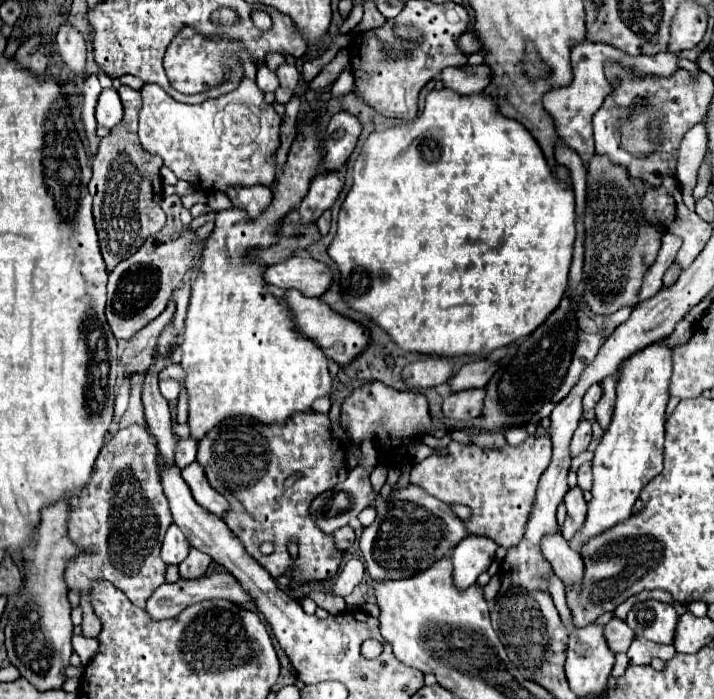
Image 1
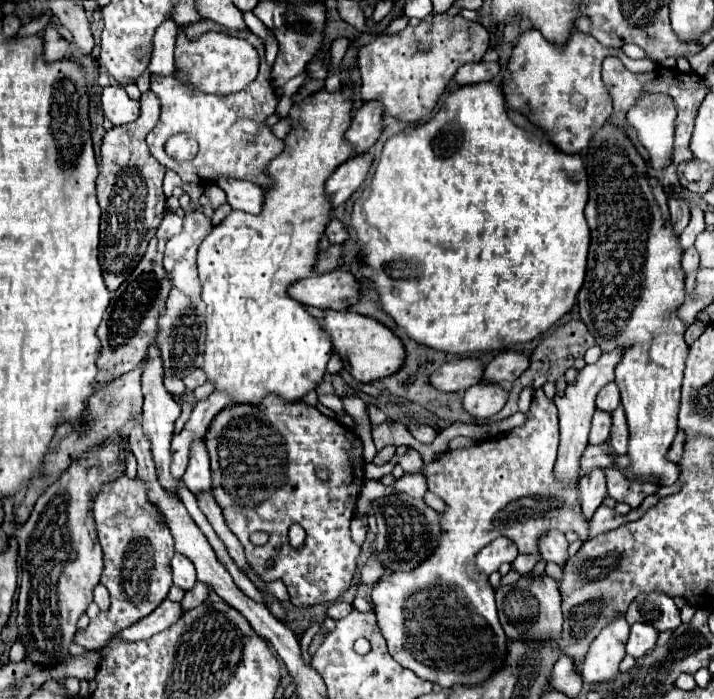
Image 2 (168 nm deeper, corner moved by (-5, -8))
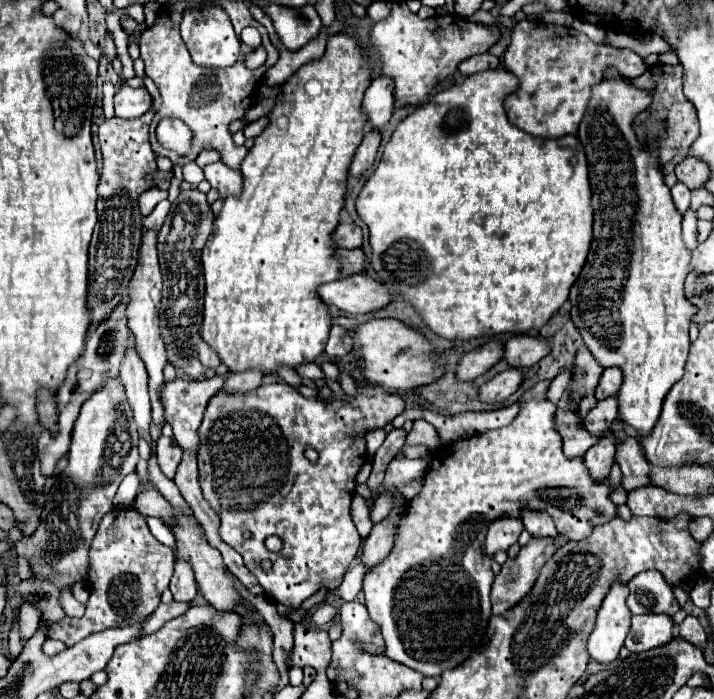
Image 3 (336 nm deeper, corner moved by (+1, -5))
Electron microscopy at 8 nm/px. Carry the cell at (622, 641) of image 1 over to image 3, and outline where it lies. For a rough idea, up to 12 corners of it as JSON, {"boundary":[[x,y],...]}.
{"boundary":[[634,615],[626,647],[648,651],[672,639],[672,617]]}

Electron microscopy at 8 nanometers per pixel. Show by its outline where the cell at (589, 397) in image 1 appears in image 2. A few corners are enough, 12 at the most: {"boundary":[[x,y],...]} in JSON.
{"boundary":[[614,382],[598,392],[596,406],[614,412],[620,406],[620,390]]}

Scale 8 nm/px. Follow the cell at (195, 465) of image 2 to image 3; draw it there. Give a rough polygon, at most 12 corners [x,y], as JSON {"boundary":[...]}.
{"boundary":[[224,377],[166,381],[166,421],[186,453],[198,453],[208,399]]}

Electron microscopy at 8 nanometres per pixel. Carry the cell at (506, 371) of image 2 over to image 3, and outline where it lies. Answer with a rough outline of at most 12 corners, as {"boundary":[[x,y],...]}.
{"boundary":[[518,335],[504,343],[502,361],[528,369],[548,355],[546,339]]}

